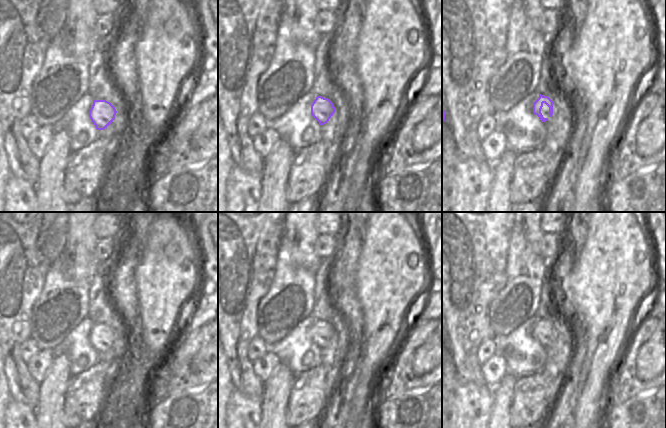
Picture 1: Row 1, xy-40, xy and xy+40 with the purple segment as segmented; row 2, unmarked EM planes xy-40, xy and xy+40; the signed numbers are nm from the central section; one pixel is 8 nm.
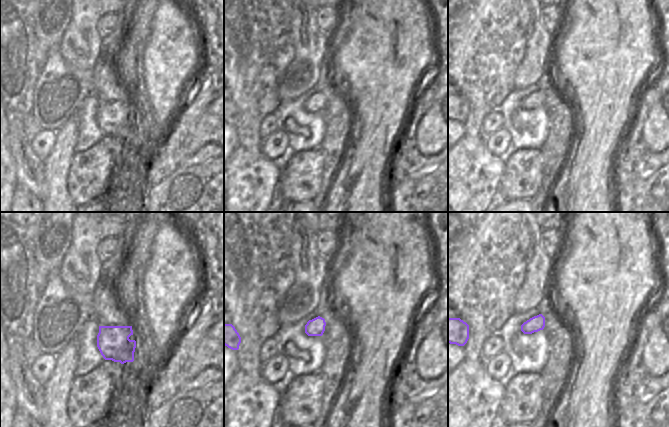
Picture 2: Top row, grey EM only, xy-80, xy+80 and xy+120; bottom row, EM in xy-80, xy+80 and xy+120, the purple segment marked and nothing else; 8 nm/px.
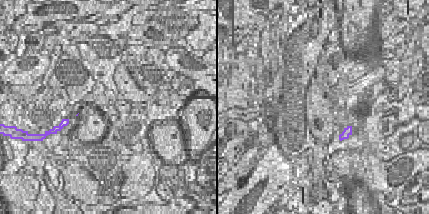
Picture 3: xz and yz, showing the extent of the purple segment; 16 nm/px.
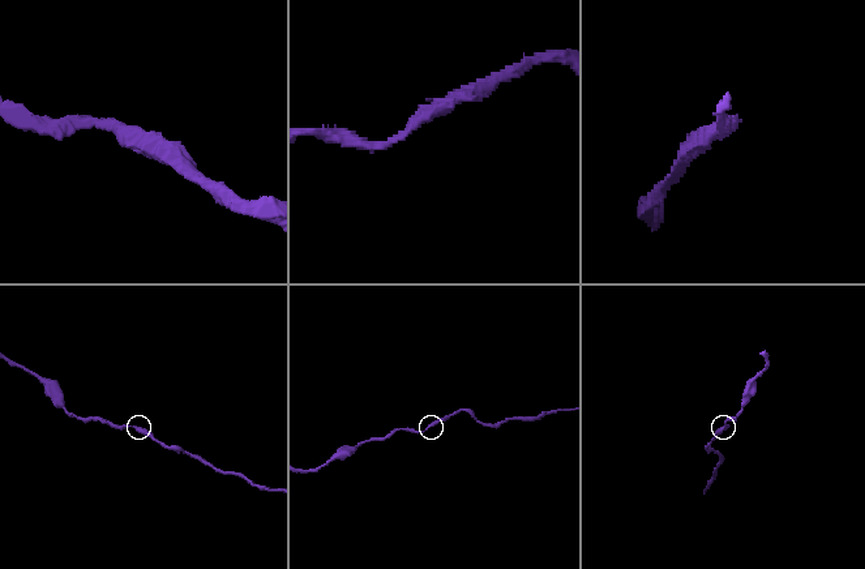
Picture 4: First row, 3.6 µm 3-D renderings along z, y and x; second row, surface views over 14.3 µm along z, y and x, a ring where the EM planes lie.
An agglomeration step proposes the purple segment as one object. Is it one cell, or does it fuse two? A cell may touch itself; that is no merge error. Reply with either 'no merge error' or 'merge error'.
no merge error

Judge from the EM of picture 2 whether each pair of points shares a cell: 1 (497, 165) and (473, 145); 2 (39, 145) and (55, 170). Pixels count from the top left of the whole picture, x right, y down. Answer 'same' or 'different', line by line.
1: same
2: different

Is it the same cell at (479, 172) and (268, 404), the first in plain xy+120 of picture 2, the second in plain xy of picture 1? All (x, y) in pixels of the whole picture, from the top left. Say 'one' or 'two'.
two

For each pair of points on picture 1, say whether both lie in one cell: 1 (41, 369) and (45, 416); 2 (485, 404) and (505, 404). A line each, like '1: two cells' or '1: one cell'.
1: two cells
2: two cells

